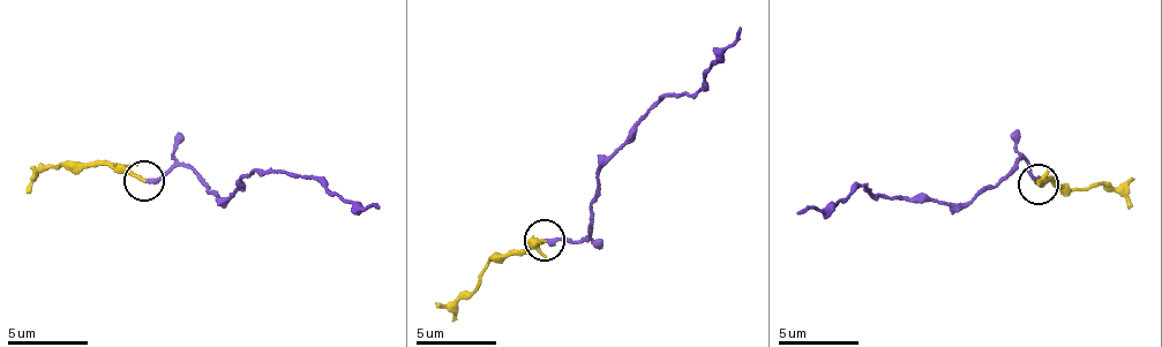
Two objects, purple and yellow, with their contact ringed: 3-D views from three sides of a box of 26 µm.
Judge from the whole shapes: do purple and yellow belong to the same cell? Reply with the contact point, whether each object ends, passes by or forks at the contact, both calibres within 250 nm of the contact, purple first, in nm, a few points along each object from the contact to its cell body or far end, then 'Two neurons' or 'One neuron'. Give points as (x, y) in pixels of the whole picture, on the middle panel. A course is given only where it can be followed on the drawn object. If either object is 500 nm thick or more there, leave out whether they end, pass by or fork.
Place: (544, 240). At the ring purple ends. At the ring yellow ends. Thickness 280 nm (purple) against 200 nm. Course of purple: (544, 241), (585, 238), (602, 165), (614, 156), (657, 102), (680, 93), (701, 91), (741, 25). Course of yellow: (544, 241), (488, 261), (475, 291), (436, 307). Two neurons

